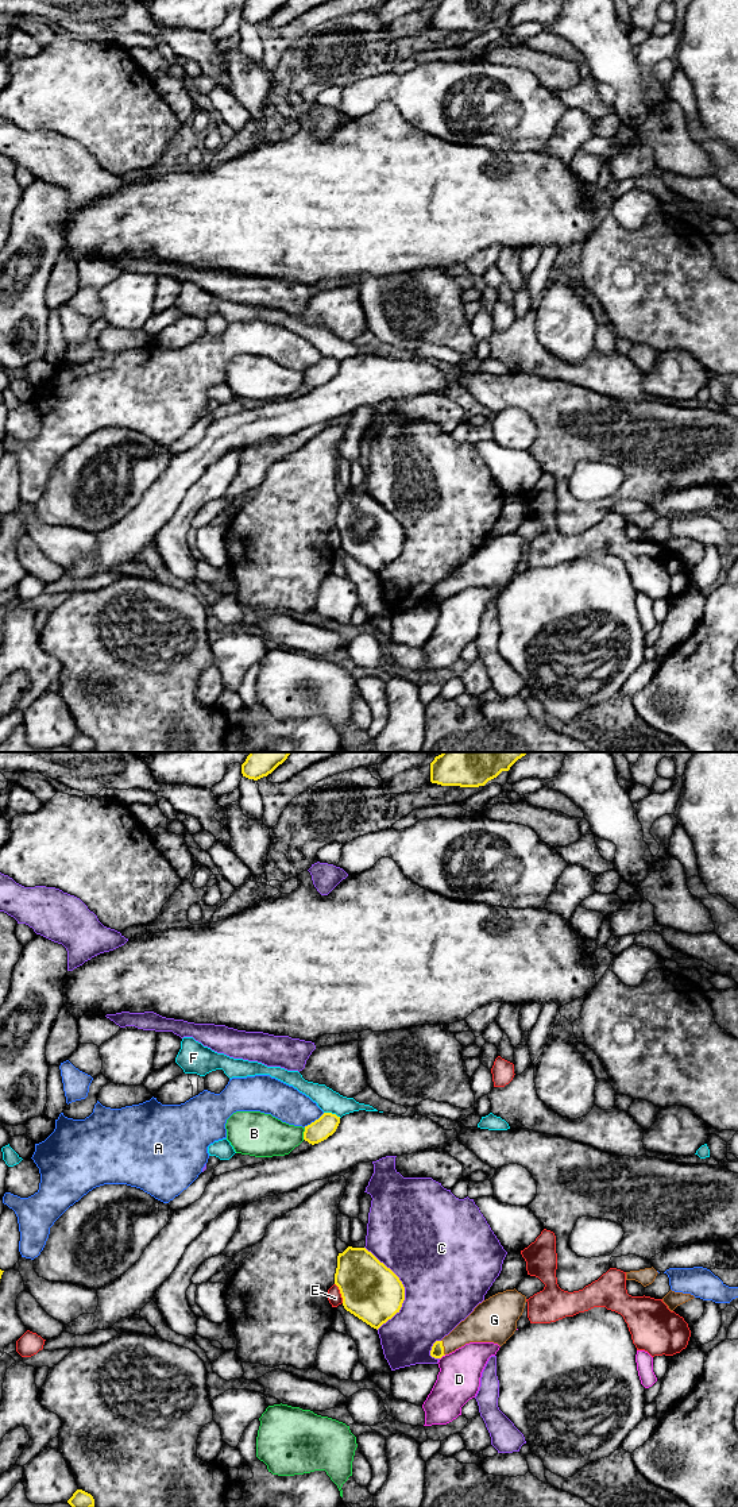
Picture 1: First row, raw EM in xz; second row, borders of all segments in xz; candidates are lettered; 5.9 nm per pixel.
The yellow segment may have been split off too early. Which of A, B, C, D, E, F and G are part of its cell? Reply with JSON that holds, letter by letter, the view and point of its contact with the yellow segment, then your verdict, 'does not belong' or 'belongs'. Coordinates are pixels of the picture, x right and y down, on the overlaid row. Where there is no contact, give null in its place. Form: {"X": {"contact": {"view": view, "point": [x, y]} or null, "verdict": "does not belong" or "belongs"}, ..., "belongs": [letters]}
{"A": {"contact": {"view": "xz", "point": [315, 1121]}, "verdict": "does not belong"}, "B": {"contact": {"view": "xz", "point": [304, 1133]}, "verdict": "does not belong"}, "C": {"contact": {"view": "xz", "point": [404, 1287]}, "verdict": "does not belong"}, "D": {"contact": {"view": "xz", "point": [443, 1355]}, "verdict": "does not belong"}, "E": {"contact": {"view": "xz", "point": [340, 1292]}, "verdict": "does not belong"}, "F": {"contact": {"view": "xz", "point": [331, 1113]}, "verdict": "does not belong"}, "G": {"contact": {"view": "xz", "point": [443, 1348]}, "verdict": "belongs"}, "belongs": ["G"]}

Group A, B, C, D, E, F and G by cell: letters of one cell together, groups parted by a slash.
A / B / C / D / E / F / G

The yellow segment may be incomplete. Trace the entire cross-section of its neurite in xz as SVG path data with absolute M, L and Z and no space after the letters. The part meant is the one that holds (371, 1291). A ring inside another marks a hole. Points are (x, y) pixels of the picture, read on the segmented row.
M348 1246L339 1253L335 1284L344 1308L376 1330L405 1300L399 1277L366 1248Z

